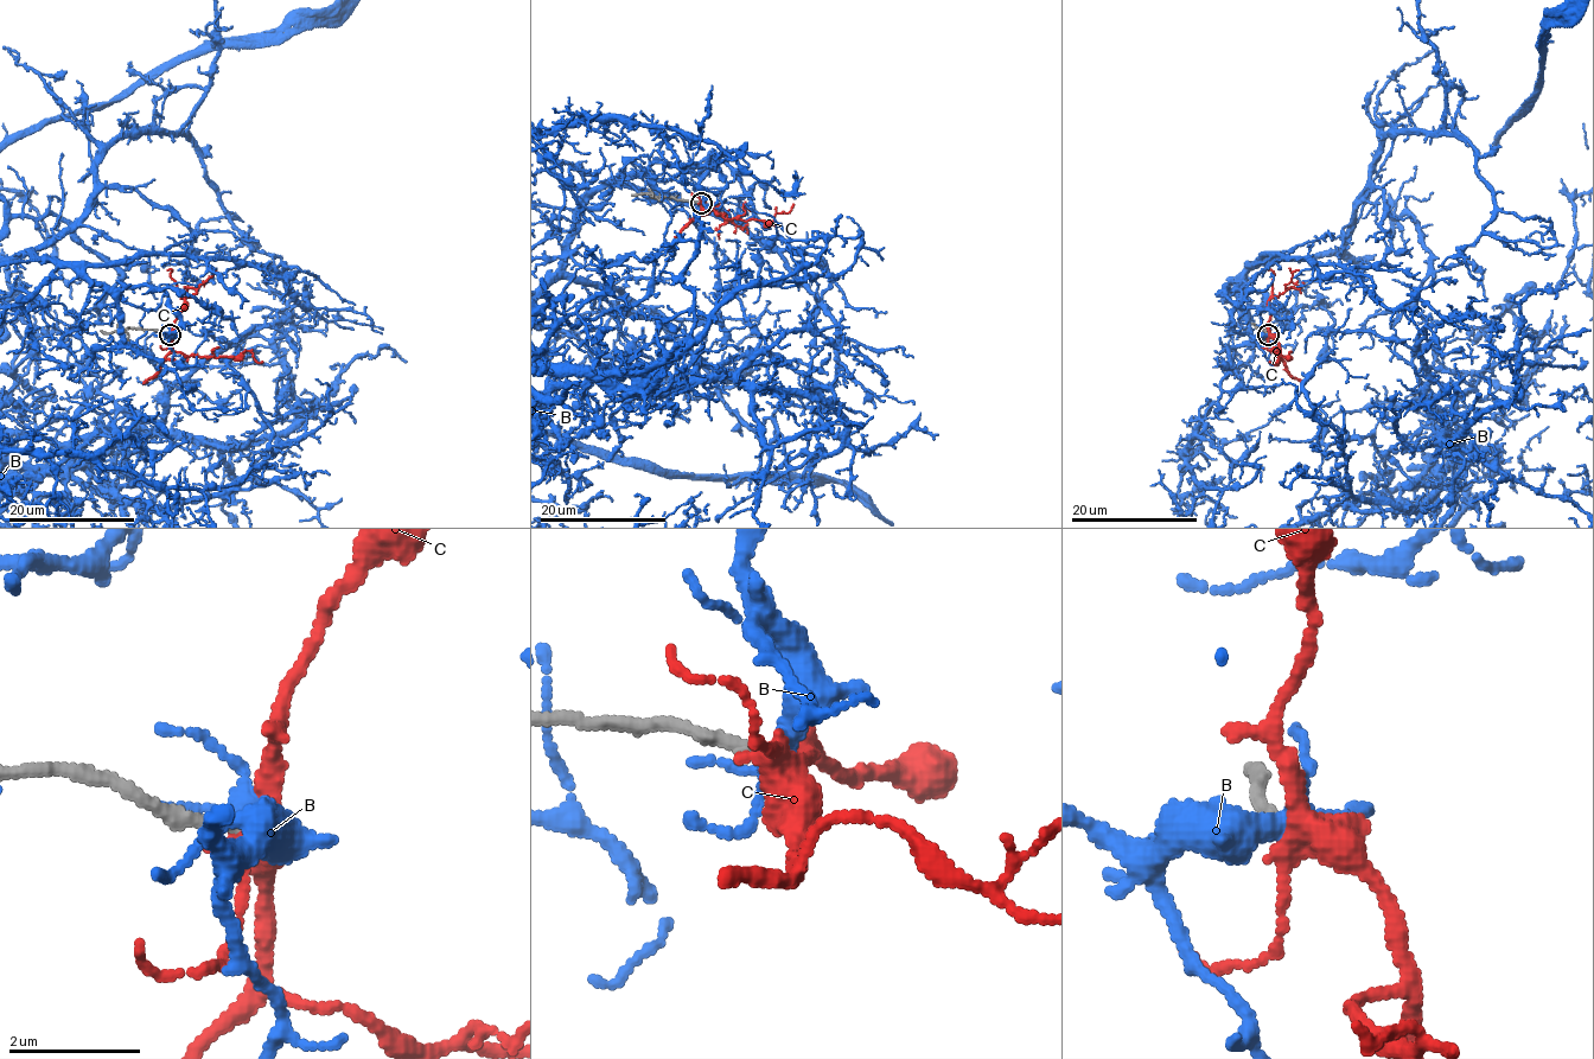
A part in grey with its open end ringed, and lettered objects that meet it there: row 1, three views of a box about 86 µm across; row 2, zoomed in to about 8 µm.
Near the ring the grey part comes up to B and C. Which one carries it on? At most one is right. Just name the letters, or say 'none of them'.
C

